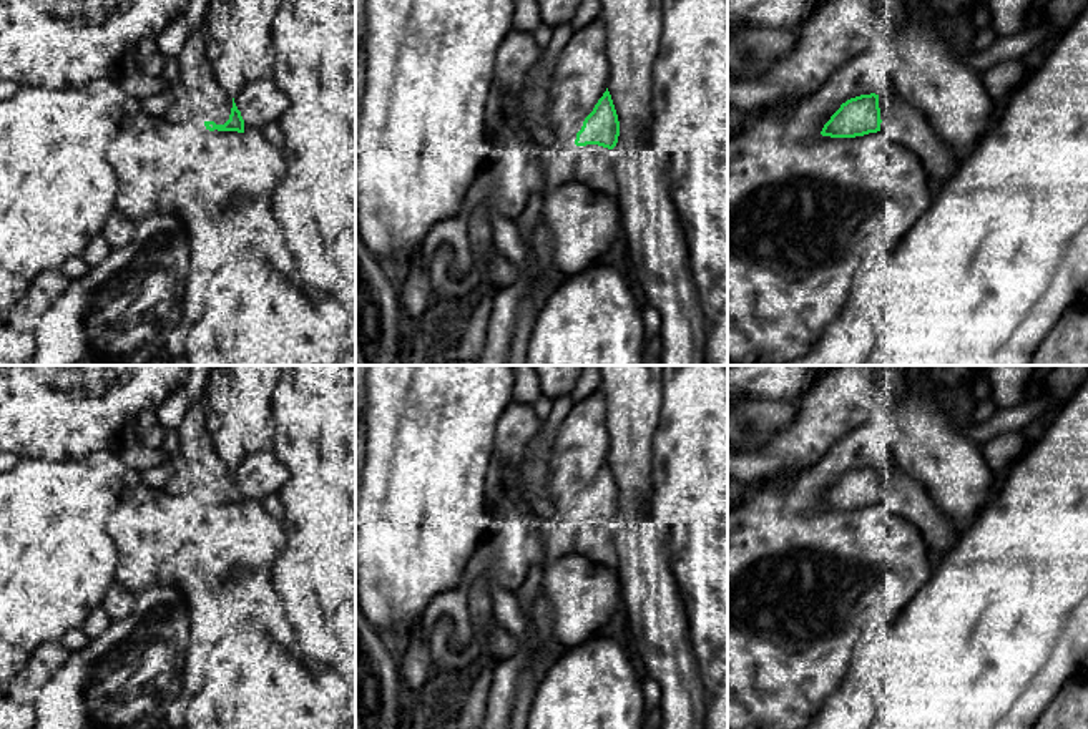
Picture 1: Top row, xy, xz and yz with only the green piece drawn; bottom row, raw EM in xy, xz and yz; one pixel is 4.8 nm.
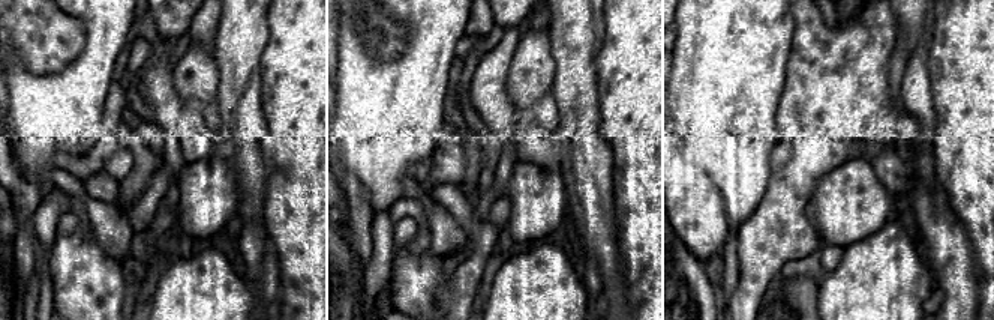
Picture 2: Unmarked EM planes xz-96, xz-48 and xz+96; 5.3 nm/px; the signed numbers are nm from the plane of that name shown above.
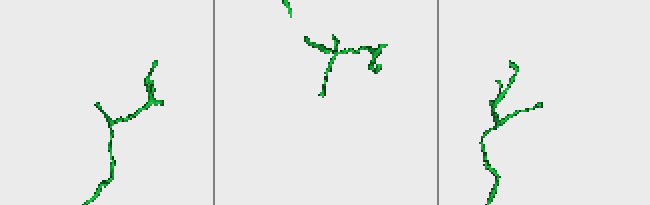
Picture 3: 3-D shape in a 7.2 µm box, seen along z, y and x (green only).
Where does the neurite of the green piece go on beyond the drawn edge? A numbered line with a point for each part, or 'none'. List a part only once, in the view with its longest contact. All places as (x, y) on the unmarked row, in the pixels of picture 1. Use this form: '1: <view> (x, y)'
none

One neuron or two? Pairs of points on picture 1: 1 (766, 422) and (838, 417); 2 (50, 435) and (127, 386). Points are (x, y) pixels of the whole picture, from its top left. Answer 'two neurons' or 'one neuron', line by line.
1: two neurons
2: one neuron

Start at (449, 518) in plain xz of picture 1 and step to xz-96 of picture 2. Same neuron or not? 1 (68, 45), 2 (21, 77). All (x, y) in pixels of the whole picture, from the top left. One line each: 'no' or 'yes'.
1: no
2: yes

